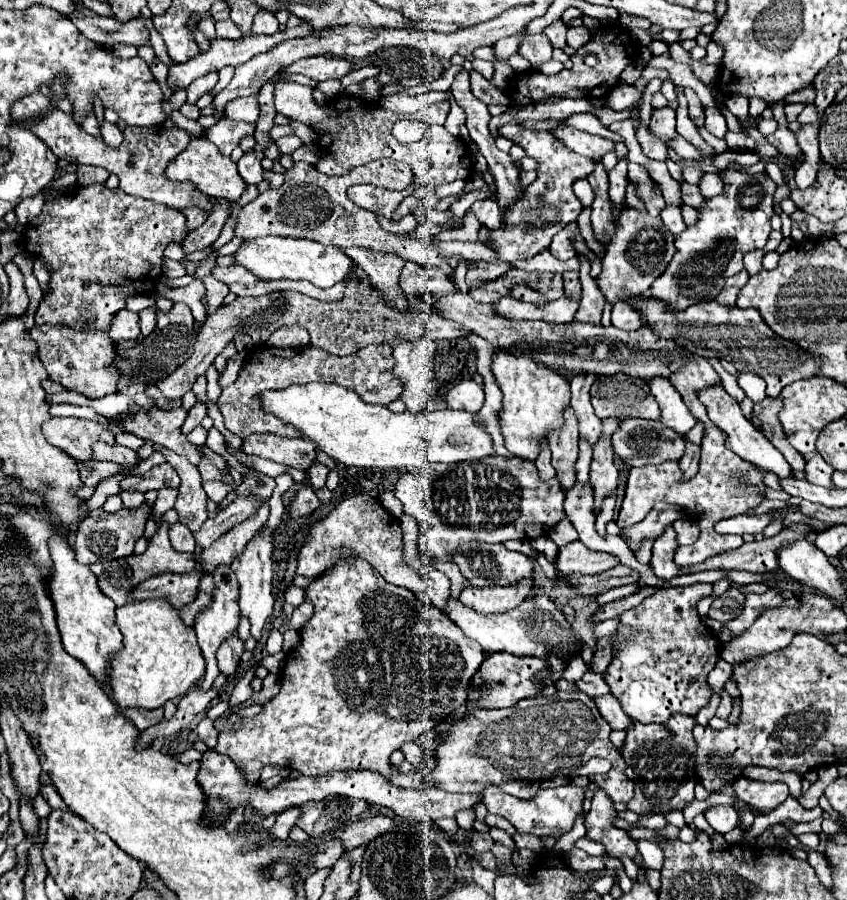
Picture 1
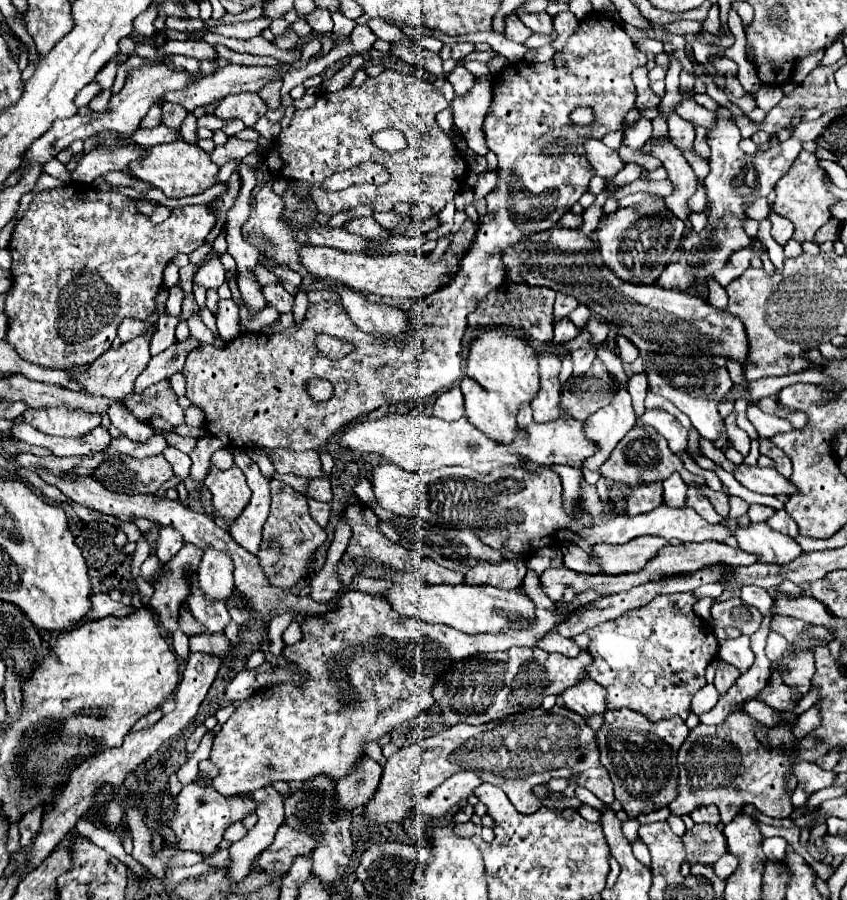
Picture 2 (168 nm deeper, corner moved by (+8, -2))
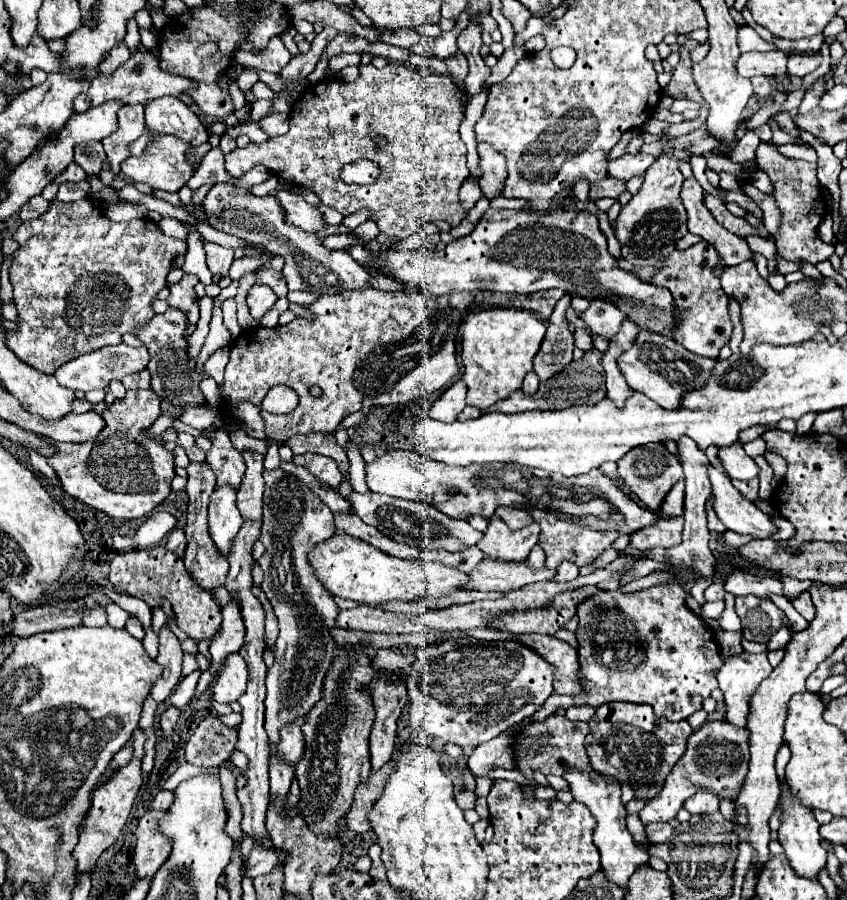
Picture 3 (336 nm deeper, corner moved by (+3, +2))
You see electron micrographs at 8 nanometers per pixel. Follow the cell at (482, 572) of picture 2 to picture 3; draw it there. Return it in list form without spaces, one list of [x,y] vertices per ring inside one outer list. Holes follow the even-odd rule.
[[[499,517],[489,519],[489,527],[485,537],[477,543],[477,547],[489,555],[491,559],[509,561],[509,563],[525,563],[529,551],[537,543],[539,527],[533,523],[525,529],[511,531]]]

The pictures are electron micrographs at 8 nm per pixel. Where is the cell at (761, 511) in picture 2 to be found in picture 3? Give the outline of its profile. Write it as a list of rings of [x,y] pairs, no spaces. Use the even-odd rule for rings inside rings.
[[[755,478],[749,481],[739,481],[736,479],[731,480],[735,489],[741,491],[741,495],[745,495],[749,501],[757,501],[759,499],[759,478]]]

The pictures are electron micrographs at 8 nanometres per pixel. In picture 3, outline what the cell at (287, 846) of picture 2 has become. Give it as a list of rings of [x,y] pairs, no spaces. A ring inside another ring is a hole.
[[[253,845],[249,859],[245,863],[245,873],[249,877],[265,875],[273,871],[273,867],[281,867],[281,863],[285,863],[285,855],[281,855],[281,851],[273,851],[273,847],[265,849],[265,847]]]

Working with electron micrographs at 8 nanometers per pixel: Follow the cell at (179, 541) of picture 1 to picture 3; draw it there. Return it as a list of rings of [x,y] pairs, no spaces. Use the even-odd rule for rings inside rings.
[[[175,527],[175,529],[167,535],[165,547],[167,547],[169,551],[173,551],[177,557],[183,557],[185,545],[187,545],[187,541],[185,541],[185,531],[183,531],[183,529],[179,529],[179,527]]]

